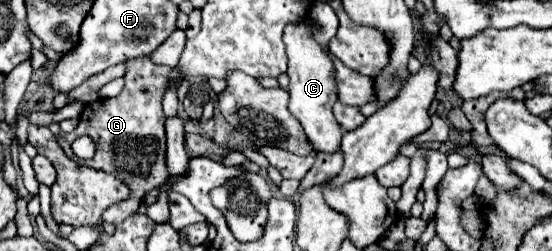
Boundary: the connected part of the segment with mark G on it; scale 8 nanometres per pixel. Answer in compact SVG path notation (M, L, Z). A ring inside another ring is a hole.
M148 56L128 60L124 90L116 98L106 98L106 100L86 104L80 116L78 128L70 134L60 134L58 138L60 148L72 158L74 156L70 148L72 142L80 136L90 136L96 144L96 154L92 160L86 160L86 166L102 172L110 172L128 184L130 198L110 206L102 216L104 222L118 224L120 220L126 220L130 214L136 214L142 196L158 188L162 180L168 176L166 136L164 136L166 116L162 112L162 96L164 96L168 74L170 74L168 66L156 66L150 62Z

